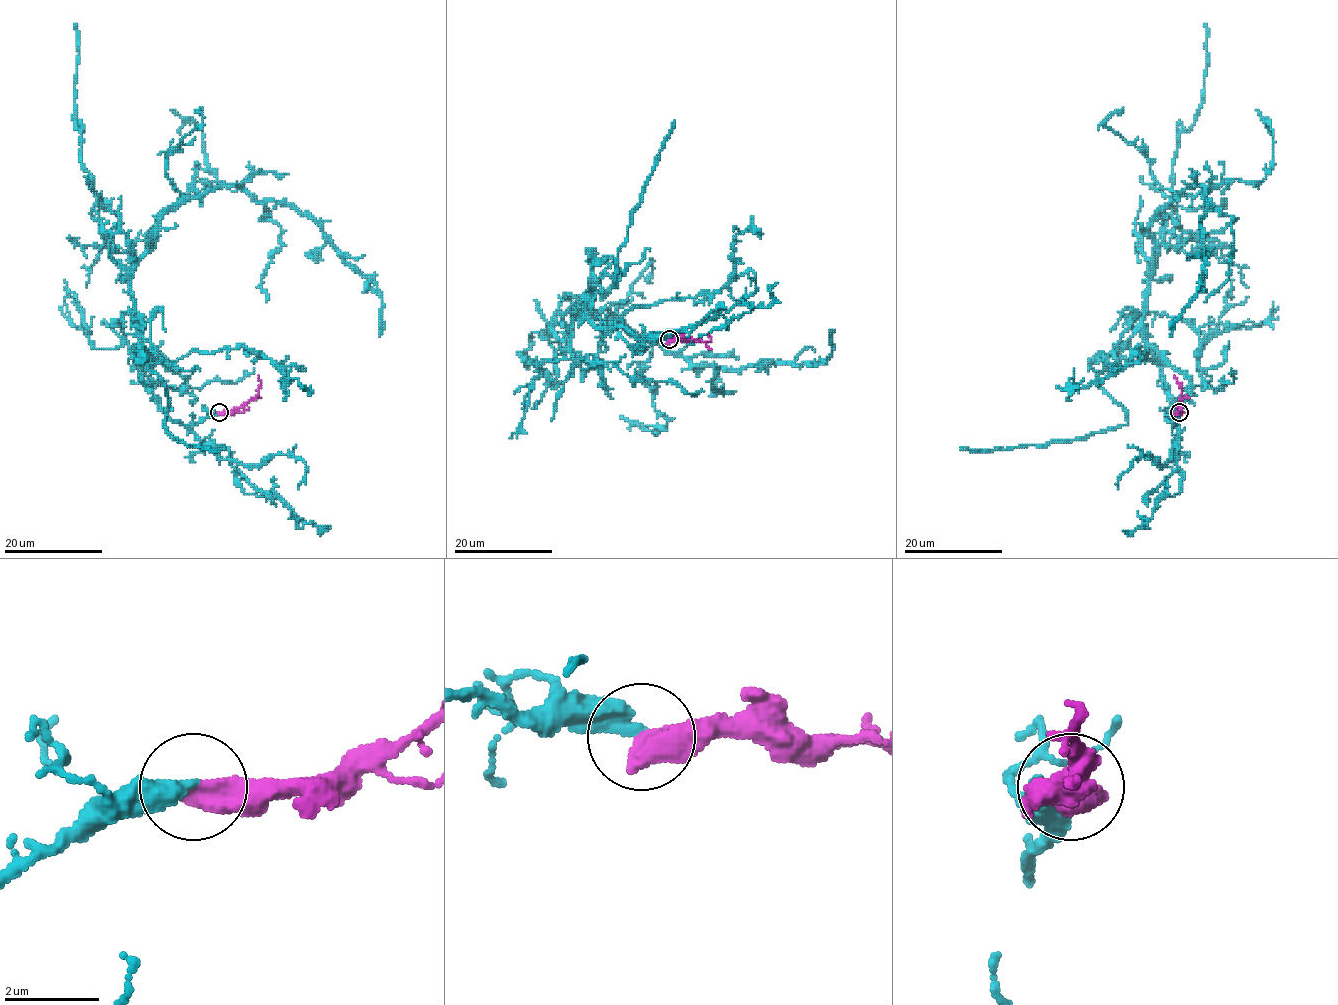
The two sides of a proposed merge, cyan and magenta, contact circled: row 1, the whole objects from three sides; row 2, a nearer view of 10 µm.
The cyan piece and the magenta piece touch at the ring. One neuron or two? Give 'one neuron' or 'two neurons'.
one neuron

